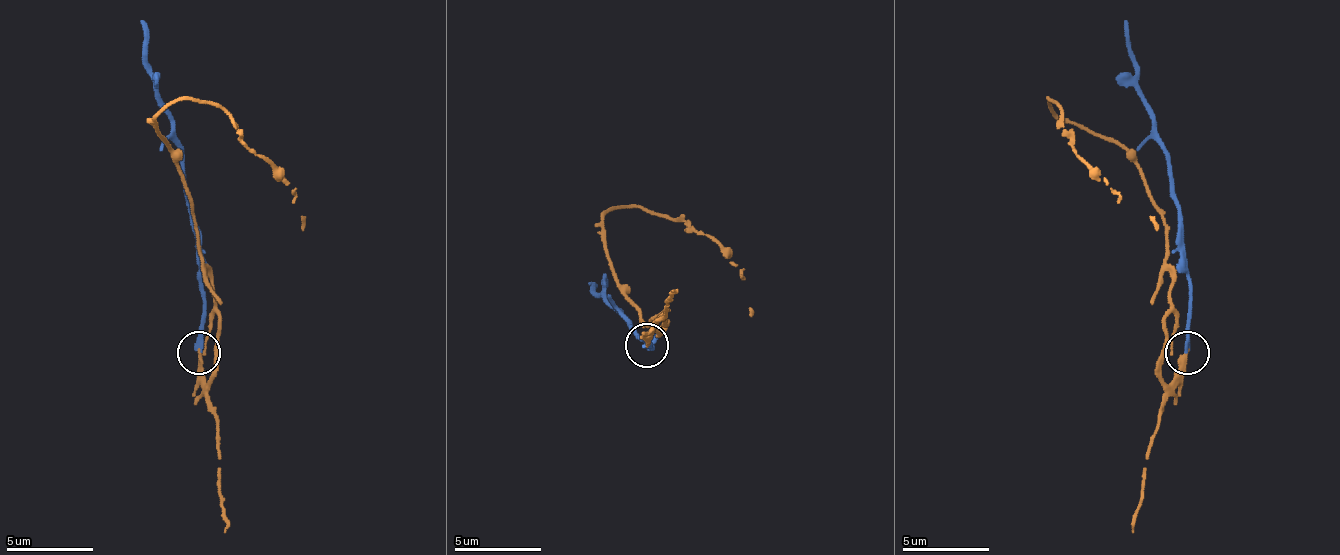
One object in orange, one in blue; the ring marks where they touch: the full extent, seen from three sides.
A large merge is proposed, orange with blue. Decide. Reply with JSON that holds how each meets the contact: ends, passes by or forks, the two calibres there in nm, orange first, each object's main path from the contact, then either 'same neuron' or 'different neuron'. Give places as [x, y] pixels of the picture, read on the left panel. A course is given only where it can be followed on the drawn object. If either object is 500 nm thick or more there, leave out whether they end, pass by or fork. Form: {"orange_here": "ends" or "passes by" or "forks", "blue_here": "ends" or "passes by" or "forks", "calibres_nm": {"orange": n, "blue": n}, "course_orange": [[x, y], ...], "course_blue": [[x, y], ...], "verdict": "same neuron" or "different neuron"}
{"orange_here": "ends", "blue_here": "ends", "calibres_nm": {"orange": 280, "blue": 260}, "course_orange": [[200, 351], [200, 377], [213, 377], [213, 278], [156, 117], [169, 104], [213, 104], [291, 191], [304, 230]], "course_blue": [[200, 351], [204, 282], [195, 217], [182, 178], [182, 152], [152, 82], [139, 22]], "verdict": "same neuron"}

